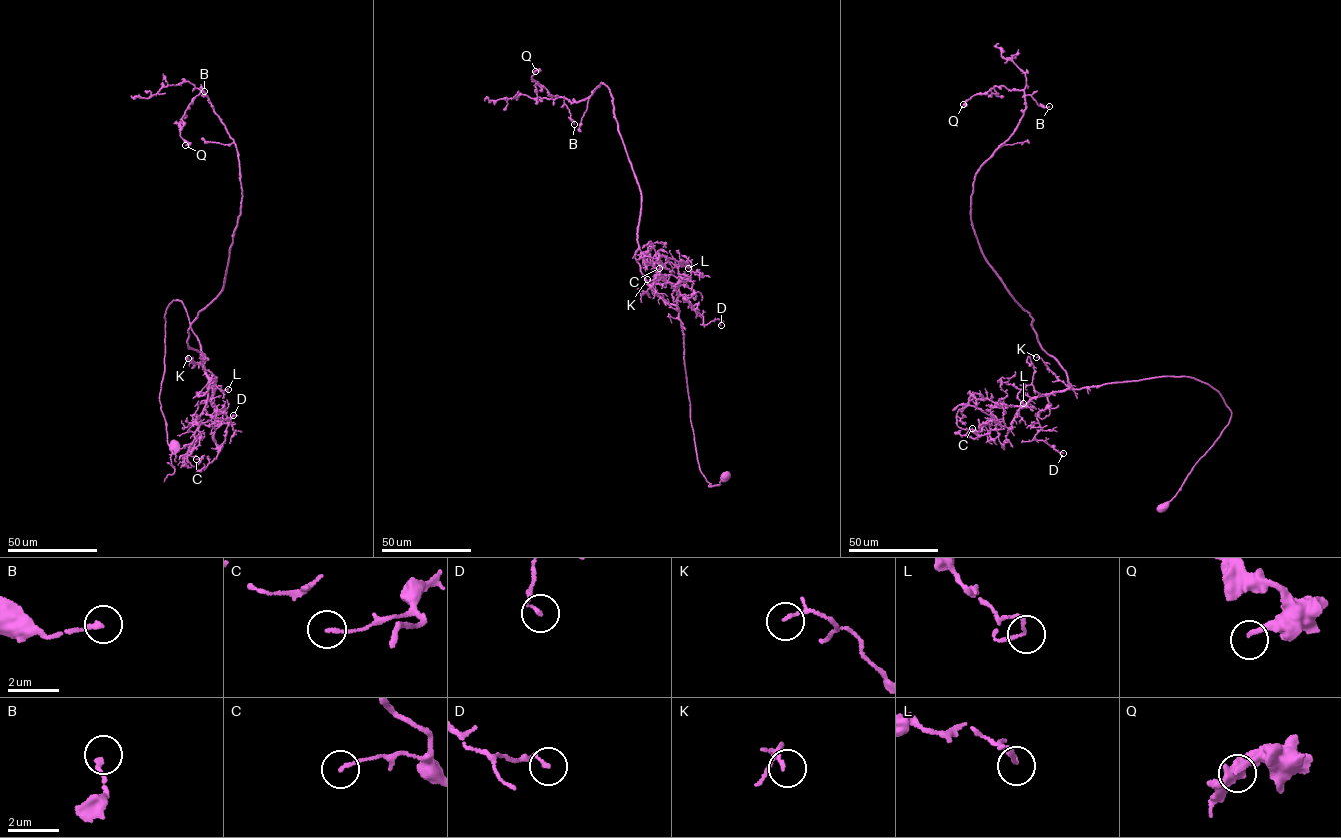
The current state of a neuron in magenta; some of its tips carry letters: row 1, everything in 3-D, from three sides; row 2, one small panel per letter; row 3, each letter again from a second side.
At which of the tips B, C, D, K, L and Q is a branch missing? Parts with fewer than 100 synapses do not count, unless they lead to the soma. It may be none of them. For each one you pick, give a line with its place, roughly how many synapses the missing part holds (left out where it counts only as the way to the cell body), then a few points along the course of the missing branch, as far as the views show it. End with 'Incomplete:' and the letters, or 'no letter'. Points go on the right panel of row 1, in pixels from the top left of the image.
Incomplete: no letter

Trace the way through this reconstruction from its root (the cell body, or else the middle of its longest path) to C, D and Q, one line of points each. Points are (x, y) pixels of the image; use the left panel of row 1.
C: (175, 448), (159, 396), (164, 316), (177, 300), (209, 379), (187, 452), (193, 466), (196, 459)
D: (175, 448), (159, 397), (174, 300), (216, 380), (215, 426), (233, 415)
Q: (175, 448), (165, 313), (181, 301), (204, 362), (188, 328), (222, 289), (242, 197), (203, 92), (185, 145)

